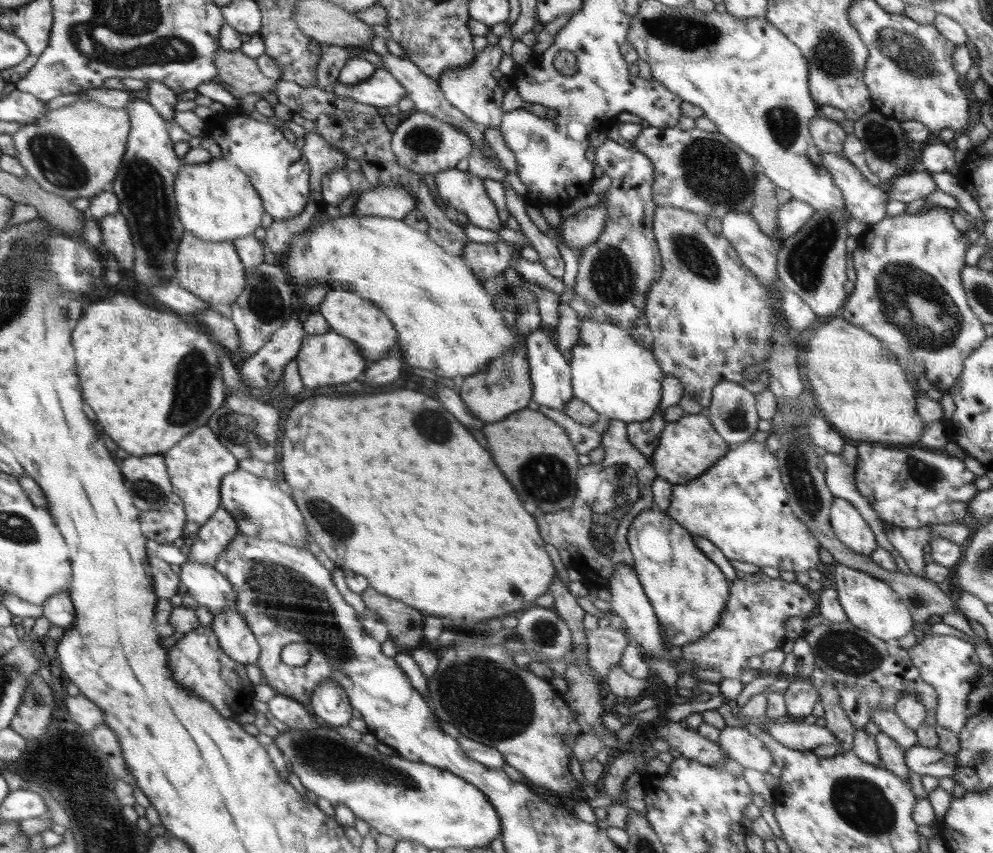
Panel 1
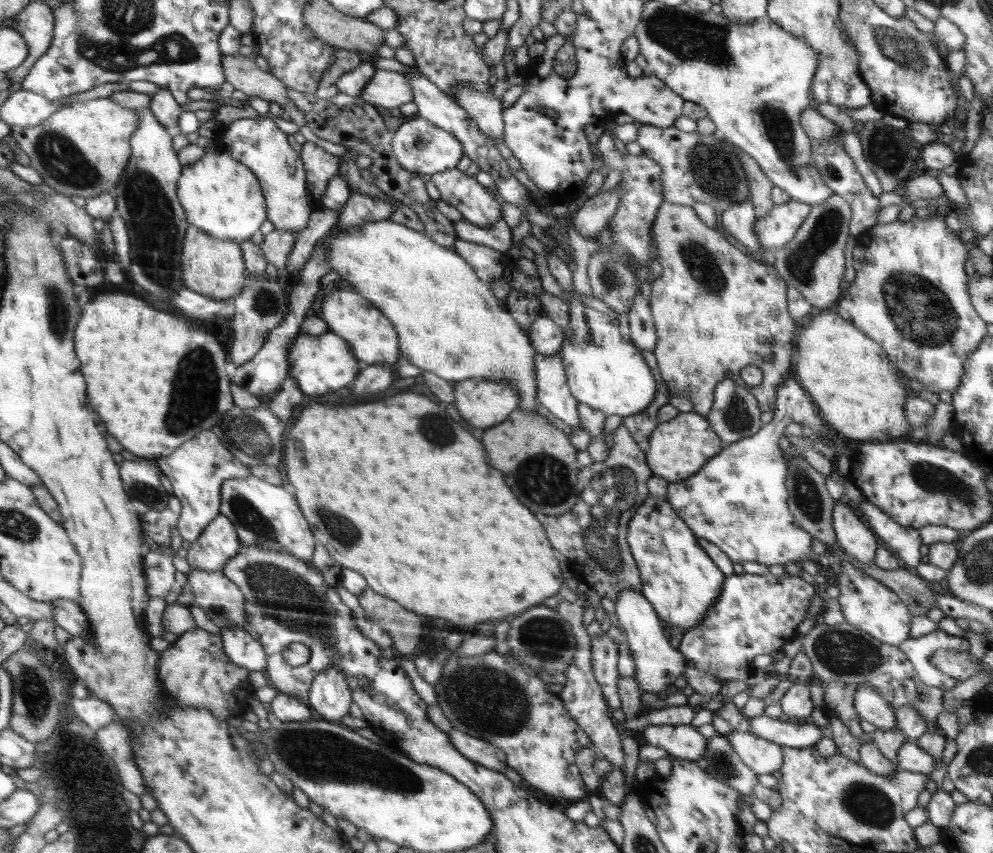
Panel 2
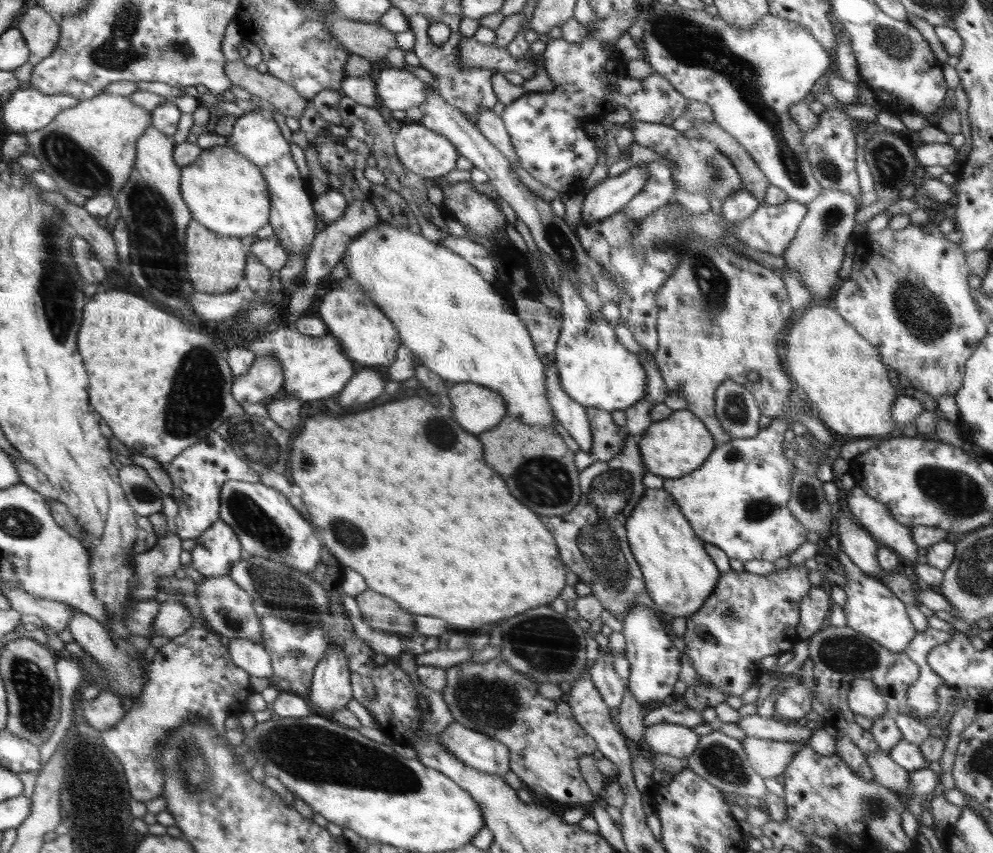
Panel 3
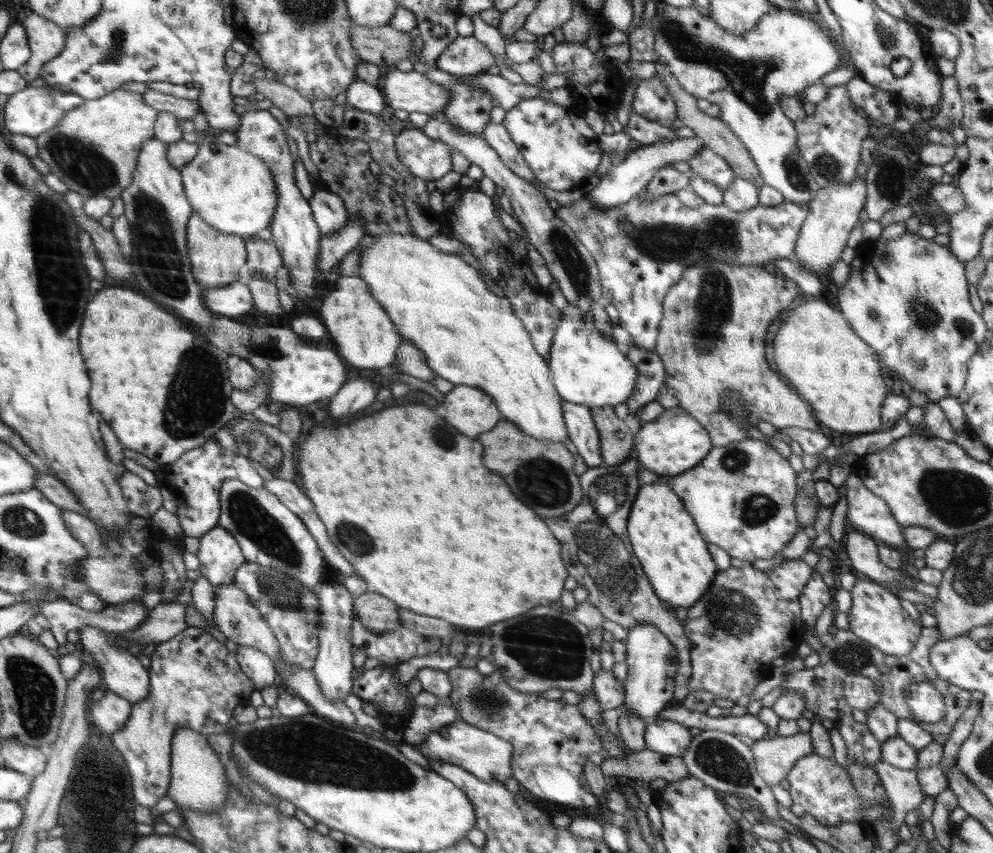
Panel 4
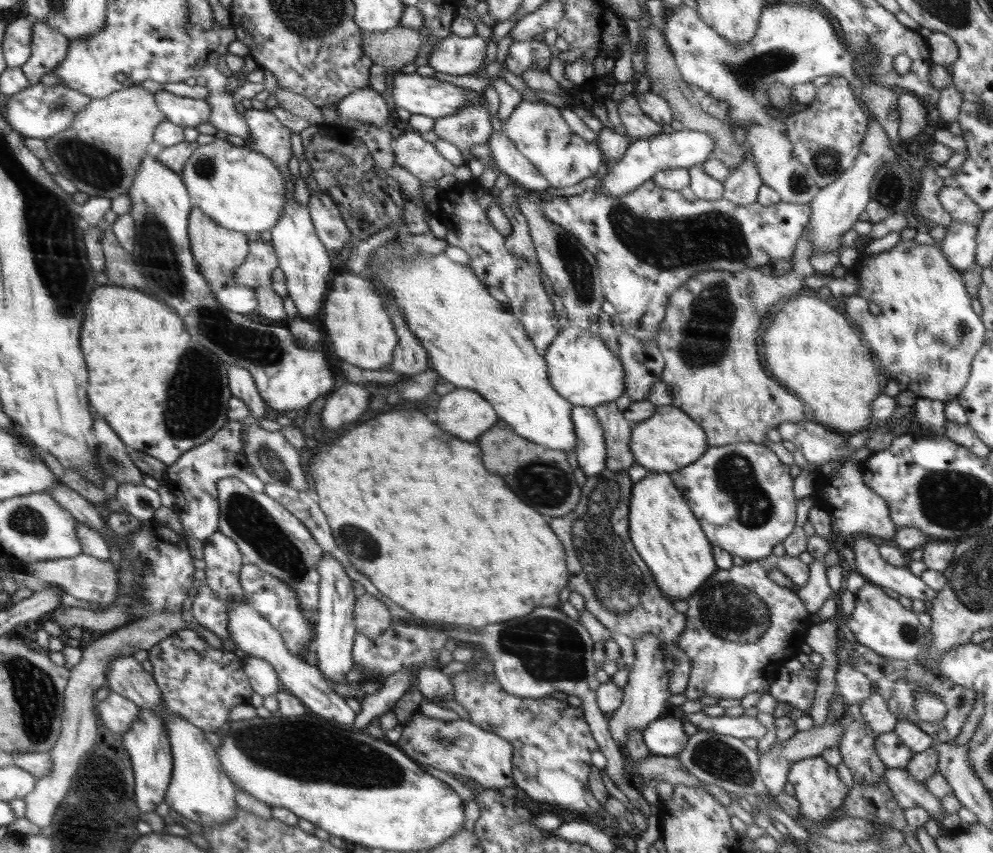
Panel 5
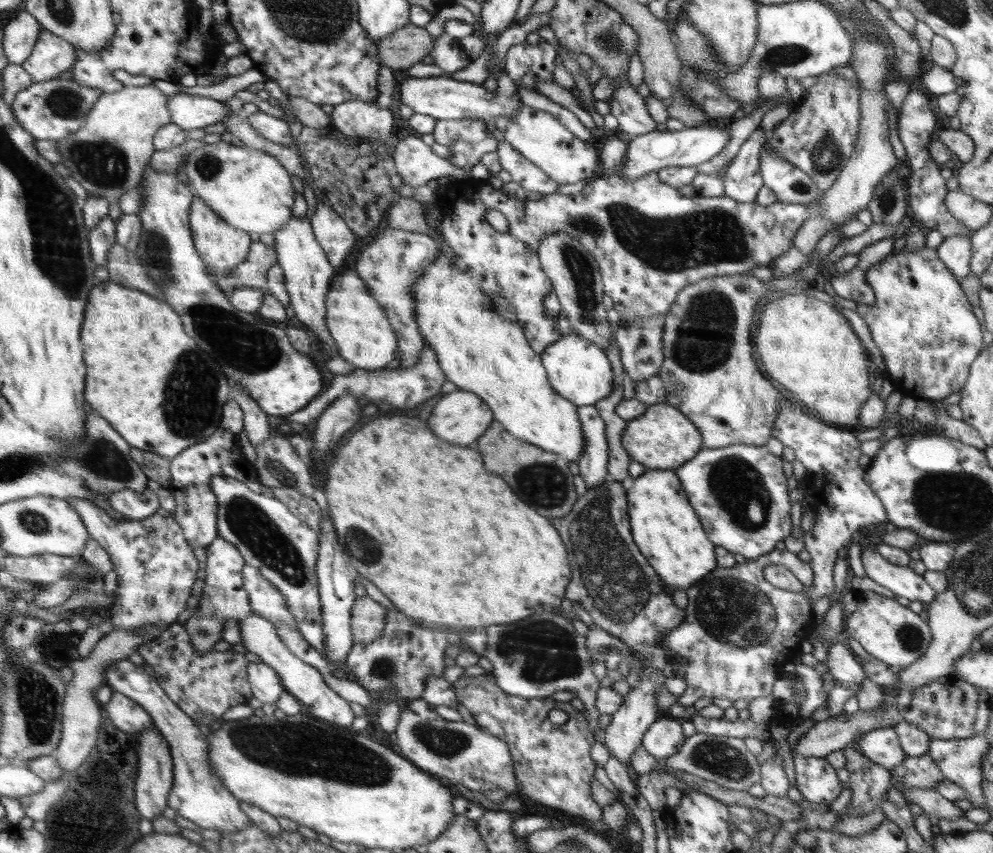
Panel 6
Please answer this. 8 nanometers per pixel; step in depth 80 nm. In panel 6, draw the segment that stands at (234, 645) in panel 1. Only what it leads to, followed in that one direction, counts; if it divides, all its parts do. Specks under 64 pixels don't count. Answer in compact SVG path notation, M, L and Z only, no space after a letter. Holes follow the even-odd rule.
M249 662L248 680L252 686L254 698L263 705L277 703L280 695L285 692L278 674L264 662Z

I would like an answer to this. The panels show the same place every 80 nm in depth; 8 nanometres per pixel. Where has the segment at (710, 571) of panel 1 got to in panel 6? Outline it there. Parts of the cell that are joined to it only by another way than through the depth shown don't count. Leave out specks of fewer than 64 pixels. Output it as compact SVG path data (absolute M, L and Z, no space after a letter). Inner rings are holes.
M646 470L638 478L631 479L627 488L627 501L633 541L646 557L648 564L671 591L677 588L686 591L697 580L717 567L715 544L708 540L708 536L698 520L698 515L689 503L682 483L674 474L674 470Z

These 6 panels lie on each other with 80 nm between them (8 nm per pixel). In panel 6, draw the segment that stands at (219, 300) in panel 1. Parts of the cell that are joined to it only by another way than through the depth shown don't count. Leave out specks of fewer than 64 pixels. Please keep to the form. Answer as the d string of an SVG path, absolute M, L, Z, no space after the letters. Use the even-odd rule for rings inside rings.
M200 198L193 200L192 210L189 212L189 225L192 229L193 240L196 244L198 256L205 262L210 277L228 276L238 264L245 263L246 254L250 247L250 238L242 230L232 228L226 221L220 220Z

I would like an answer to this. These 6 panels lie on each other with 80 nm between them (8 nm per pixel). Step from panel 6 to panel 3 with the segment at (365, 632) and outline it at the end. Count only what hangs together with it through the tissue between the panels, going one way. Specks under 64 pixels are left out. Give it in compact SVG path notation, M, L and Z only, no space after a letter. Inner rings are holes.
M368 589L357 594L355 600L368 626L389 633L398 633L401 637L417 631L412 613L404 610L387 596Z

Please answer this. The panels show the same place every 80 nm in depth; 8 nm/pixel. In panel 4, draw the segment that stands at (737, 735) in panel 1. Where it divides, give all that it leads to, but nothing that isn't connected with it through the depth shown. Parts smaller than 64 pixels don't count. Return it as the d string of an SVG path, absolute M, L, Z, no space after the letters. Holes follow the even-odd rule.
M798 731L793 736L774 737L771 740L755 742L750 750L756 761L757 773L769 786L776 786L784 780L794 763L814 752L809 733Z

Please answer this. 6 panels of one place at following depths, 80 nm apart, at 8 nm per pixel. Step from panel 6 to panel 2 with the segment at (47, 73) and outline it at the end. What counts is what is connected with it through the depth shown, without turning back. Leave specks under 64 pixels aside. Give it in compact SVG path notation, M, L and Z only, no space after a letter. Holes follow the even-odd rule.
M30 1L7 26L20 33L26 41L29 53L25 61L5 73L12 83L22 83L32 70L34 63L48 50L55 38L56 17L48 3Z

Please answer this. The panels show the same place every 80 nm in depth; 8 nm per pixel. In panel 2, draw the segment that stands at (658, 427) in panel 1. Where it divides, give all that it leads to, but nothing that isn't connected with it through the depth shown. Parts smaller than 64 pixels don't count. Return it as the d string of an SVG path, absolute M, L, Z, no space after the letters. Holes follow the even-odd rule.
M657 383L654 400L643 411L623 418L623 425L637 443L645 446L649 442L649 434L660 424L656 413L668 402L664 386Z

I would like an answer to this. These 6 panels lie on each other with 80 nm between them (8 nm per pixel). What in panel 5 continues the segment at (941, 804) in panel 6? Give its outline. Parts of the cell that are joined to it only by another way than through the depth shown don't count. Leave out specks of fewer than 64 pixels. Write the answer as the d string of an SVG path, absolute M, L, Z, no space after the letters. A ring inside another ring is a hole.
M887 768L884 781L898 802L900 812L909 808L920 807L934 816L942 811L940 799L934 796L923 783L914 780L913 776L902 768Z

